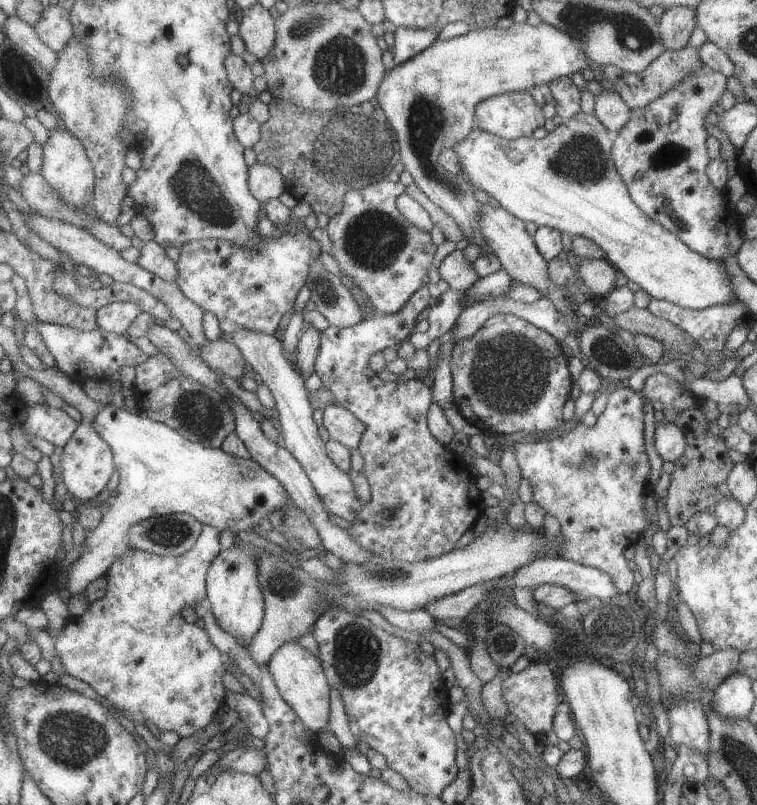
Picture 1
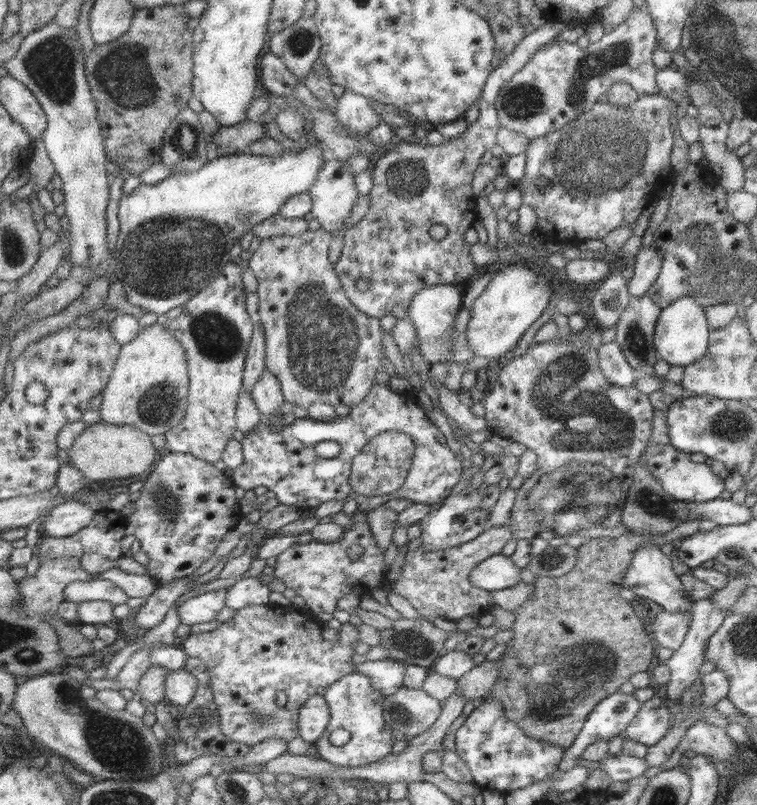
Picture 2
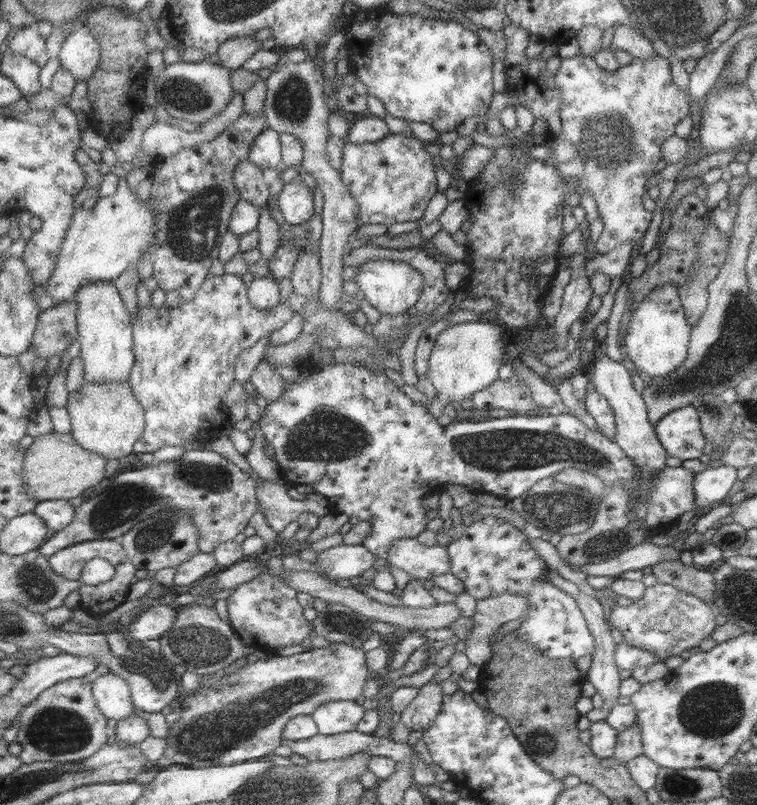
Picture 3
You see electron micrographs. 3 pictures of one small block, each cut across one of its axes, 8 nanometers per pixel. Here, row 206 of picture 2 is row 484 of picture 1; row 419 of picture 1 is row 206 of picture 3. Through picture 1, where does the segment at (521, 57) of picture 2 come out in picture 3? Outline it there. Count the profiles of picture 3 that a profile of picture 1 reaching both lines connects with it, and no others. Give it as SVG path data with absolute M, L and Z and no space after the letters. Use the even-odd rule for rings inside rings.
M404 133L391 134L379 142L347 143L344 148L343 169L345 186L361 206L360 225L391 226L403 221L423 218L431 198L437 194L433 154L425 148L425 141Z

